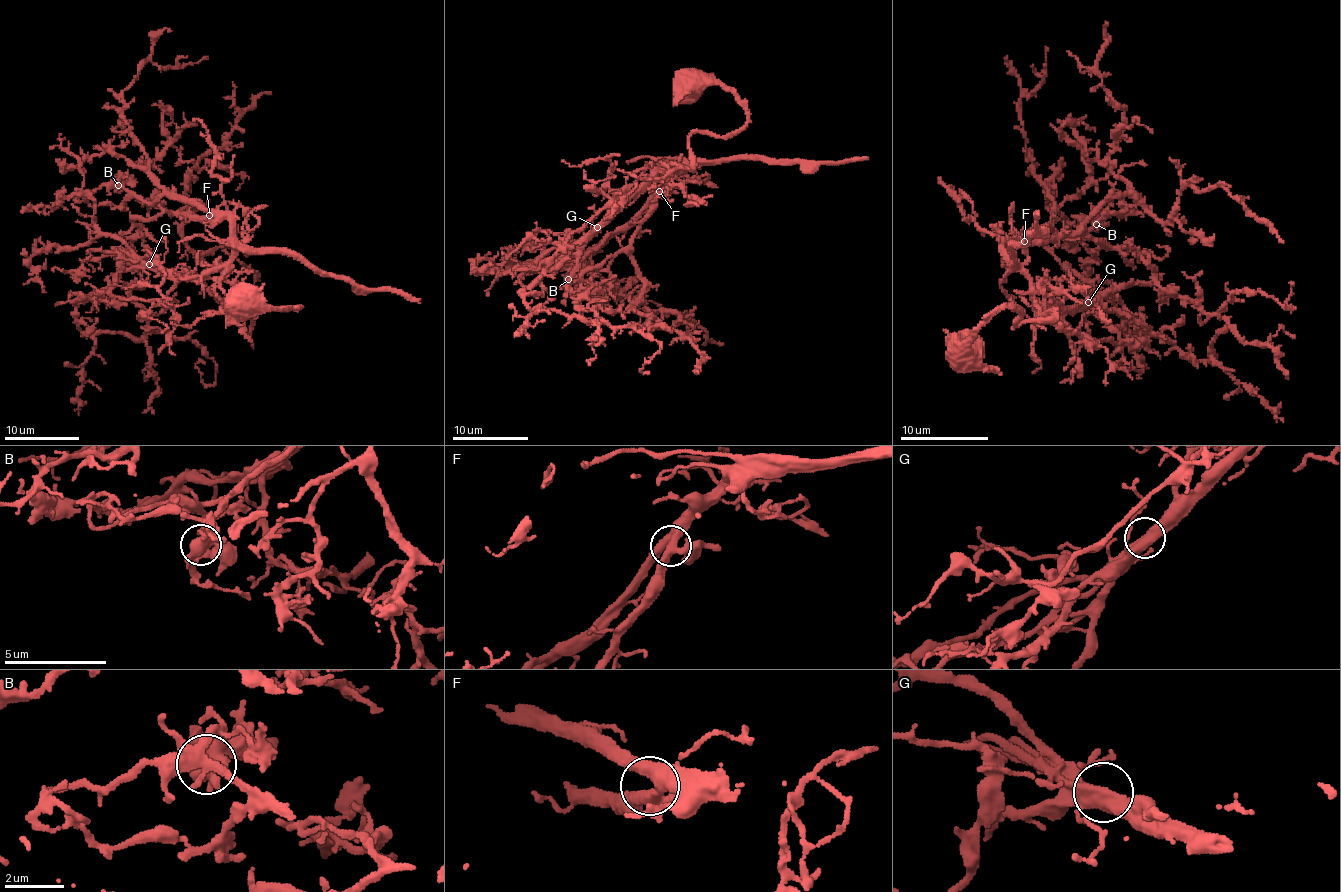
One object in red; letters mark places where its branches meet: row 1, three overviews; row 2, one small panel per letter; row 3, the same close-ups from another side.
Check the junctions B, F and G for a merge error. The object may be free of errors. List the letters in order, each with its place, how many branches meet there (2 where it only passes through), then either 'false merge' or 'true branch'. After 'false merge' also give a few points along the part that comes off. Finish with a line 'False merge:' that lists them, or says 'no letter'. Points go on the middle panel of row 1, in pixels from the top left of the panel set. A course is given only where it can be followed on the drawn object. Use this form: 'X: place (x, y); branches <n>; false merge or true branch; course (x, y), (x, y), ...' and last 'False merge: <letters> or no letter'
B: place (568, 279); branches 3; true branch
F: place (659, 191); branches 3; true branch
G: place (597, 227); branches 3; false merge; course (596, 227), (615, 196), (622, 193), (573, 230), (564, 243), (559, 244), (566, 238), (565, 234), (533, 230)
False merge: G

